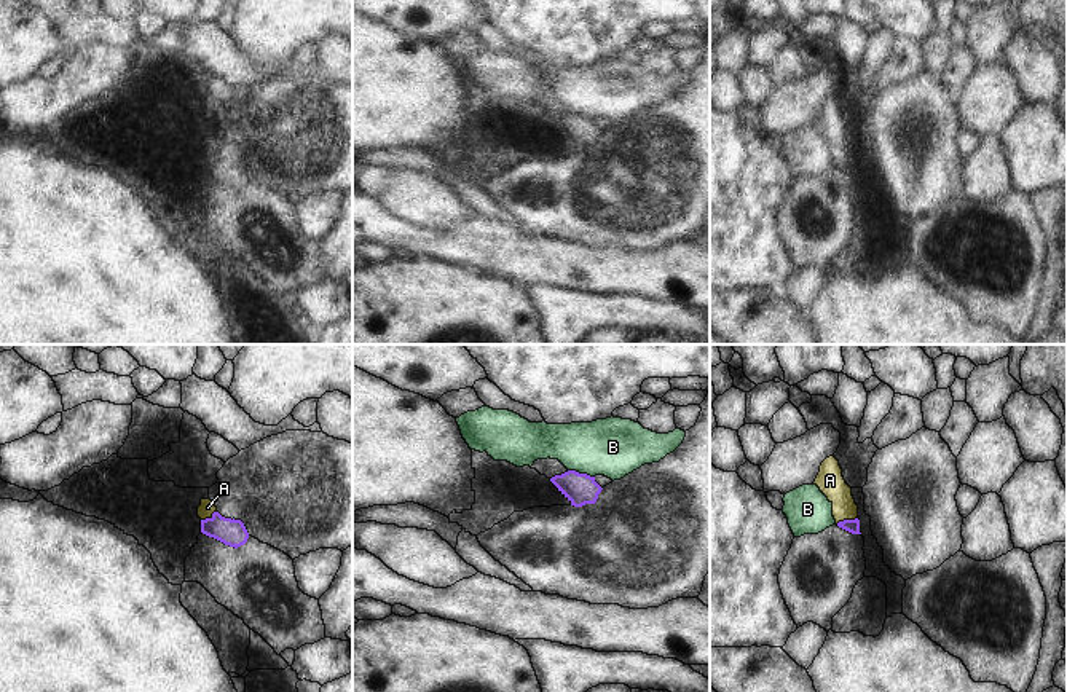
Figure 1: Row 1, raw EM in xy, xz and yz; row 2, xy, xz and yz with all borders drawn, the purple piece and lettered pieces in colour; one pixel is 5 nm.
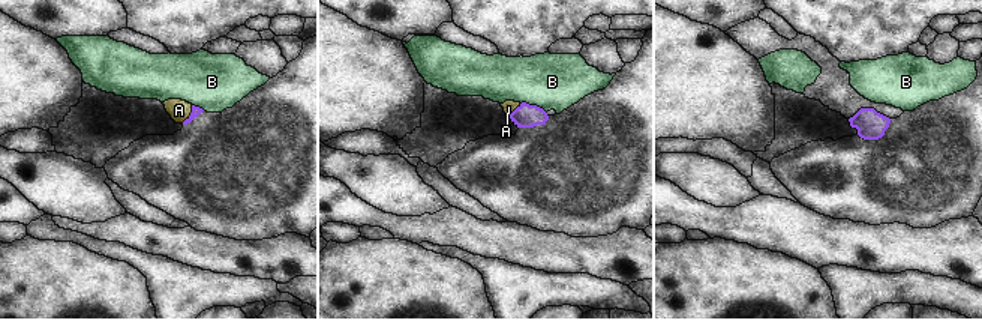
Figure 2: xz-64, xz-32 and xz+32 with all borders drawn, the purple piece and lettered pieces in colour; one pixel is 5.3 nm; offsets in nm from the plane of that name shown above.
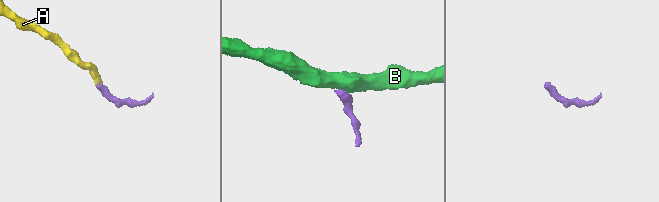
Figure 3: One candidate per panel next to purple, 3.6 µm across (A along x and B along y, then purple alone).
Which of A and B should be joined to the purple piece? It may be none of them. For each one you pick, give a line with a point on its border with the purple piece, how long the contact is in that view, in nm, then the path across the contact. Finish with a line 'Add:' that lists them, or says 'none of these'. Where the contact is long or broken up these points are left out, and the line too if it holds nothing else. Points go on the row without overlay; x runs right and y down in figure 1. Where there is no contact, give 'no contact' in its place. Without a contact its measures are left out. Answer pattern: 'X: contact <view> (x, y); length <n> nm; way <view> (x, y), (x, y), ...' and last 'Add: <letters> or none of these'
A: contact yz (846, 163); length 120 nm; way yz (852, 169), (846, 163), (841, 137), (830, 123)
Add: A

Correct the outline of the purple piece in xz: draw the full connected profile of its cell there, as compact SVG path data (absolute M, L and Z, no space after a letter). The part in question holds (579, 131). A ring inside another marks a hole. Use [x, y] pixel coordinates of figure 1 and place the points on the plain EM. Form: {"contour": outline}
{"contour": "M568 113L561 118L555 118L550 121L550 124L574 150L595 147L598 142L598 137L603 132L595 124L595 120L590 120L587 116L579 116L576 113Z"}

